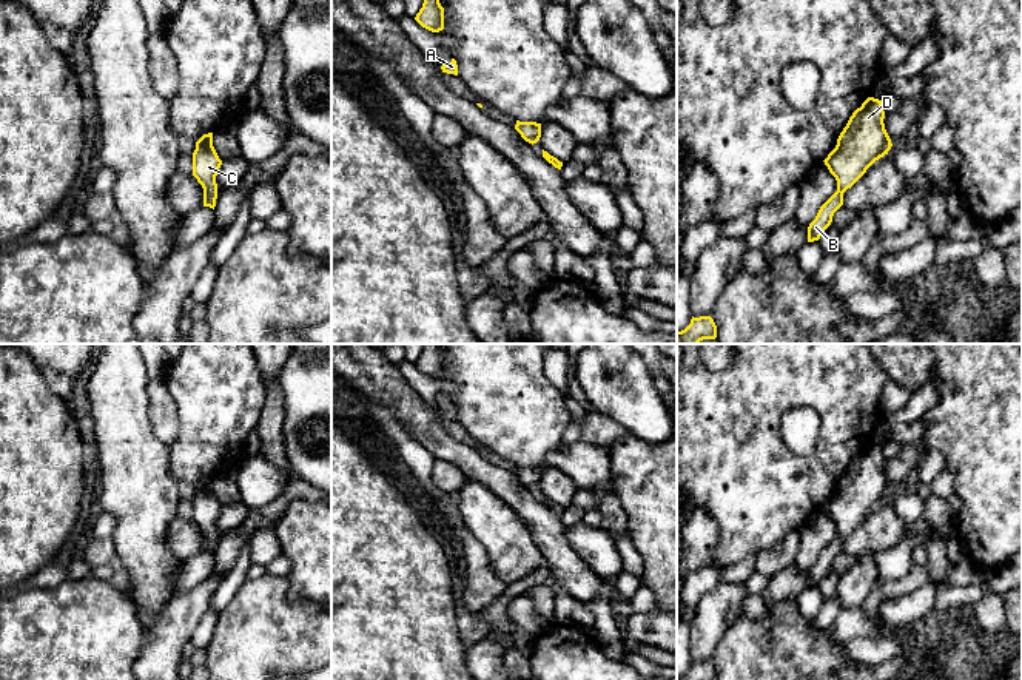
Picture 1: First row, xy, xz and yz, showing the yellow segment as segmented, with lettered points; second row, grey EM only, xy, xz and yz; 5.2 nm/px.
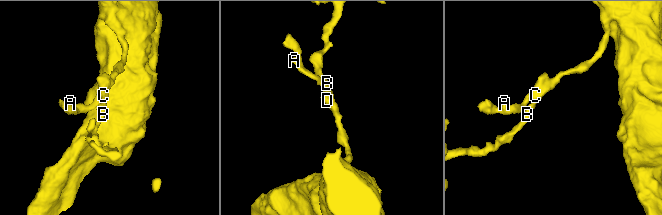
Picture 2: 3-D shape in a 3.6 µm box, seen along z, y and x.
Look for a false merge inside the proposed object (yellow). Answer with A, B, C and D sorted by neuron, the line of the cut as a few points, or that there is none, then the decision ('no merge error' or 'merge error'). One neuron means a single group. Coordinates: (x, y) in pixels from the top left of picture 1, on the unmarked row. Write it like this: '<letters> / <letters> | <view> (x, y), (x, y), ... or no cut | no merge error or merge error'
A B C D | no cut | no merge error

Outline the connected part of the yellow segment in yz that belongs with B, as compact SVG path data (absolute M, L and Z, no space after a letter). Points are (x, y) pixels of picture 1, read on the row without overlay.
M868 443L849 463L835 493L823 506L837 526L837 537L820 552L809 569L808 587L820 584L831 571L834 558L843 550L843 538L891 495L893 489L883 464L882 446L874 443Z

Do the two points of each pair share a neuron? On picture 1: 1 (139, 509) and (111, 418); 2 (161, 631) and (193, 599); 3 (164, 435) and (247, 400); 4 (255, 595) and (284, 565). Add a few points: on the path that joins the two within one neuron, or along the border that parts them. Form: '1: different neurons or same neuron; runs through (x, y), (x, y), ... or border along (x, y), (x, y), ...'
1: same neuron; runs through (136, 486), (134, 467), (125, 441)
2: same neuron; runs through (168, 623), (185, 606)
3: different neurons; border along (170, 395), (176, 406), (178, 435), (168, 446)
4: different neurons; border along (267, 572), (285, 577)

